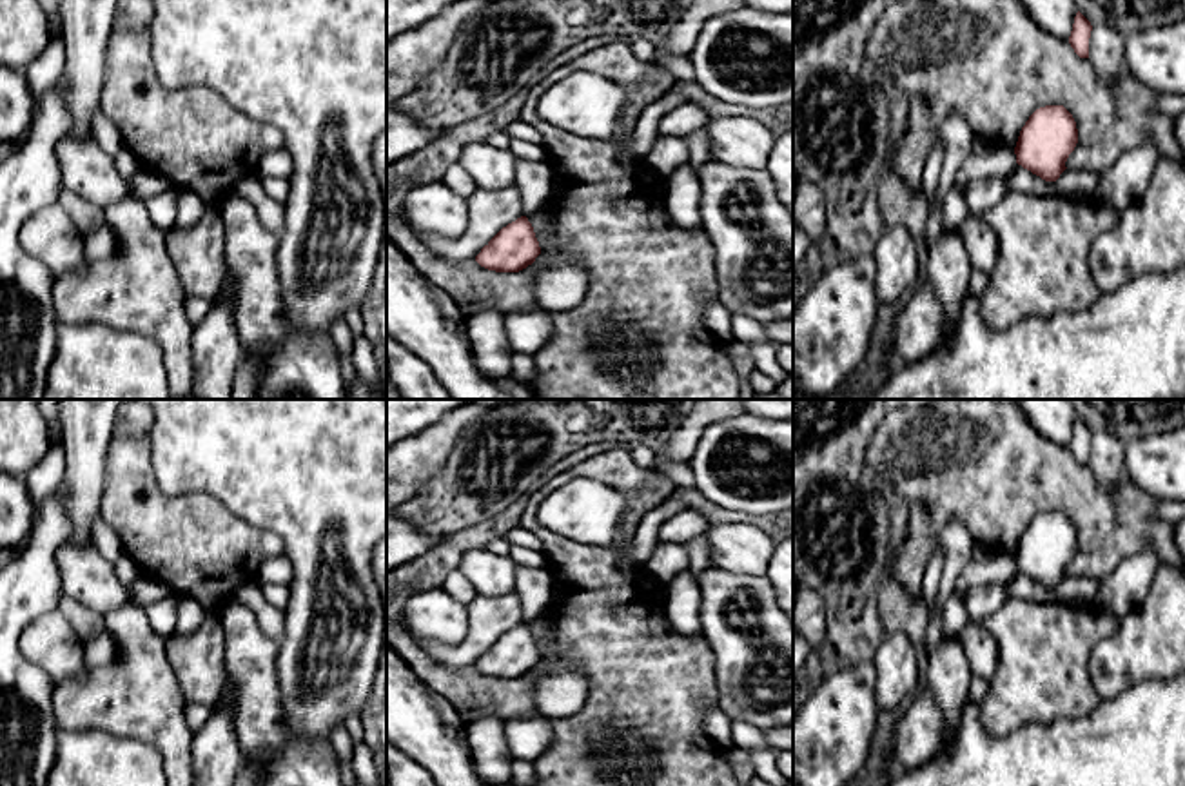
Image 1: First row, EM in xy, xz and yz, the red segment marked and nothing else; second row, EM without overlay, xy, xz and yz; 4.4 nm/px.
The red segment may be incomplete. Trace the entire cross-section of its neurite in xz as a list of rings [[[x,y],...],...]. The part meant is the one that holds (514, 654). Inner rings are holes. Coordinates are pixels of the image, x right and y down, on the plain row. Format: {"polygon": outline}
{"polygon": [[[526,623],[503,634],[475,663],[475,668],[495,679],[519,679],[541,661],[534,634]]]}

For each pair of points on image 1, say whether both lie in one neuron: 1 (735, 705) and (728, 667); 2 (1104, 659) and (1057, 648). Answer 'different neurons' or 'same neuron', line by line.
1: same neuron
2: different neurons

